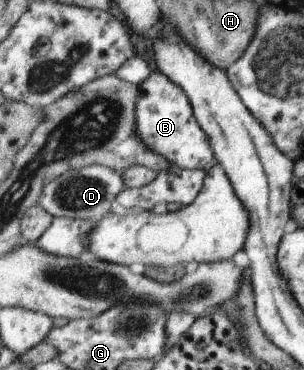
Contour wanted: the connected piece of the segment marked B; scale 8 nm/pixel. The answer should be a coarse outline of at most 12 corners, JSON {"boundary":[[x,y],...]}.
{"boundary":[[160,70],[139,84],[137,134],[176,167],[215,151],[187,91]]}

